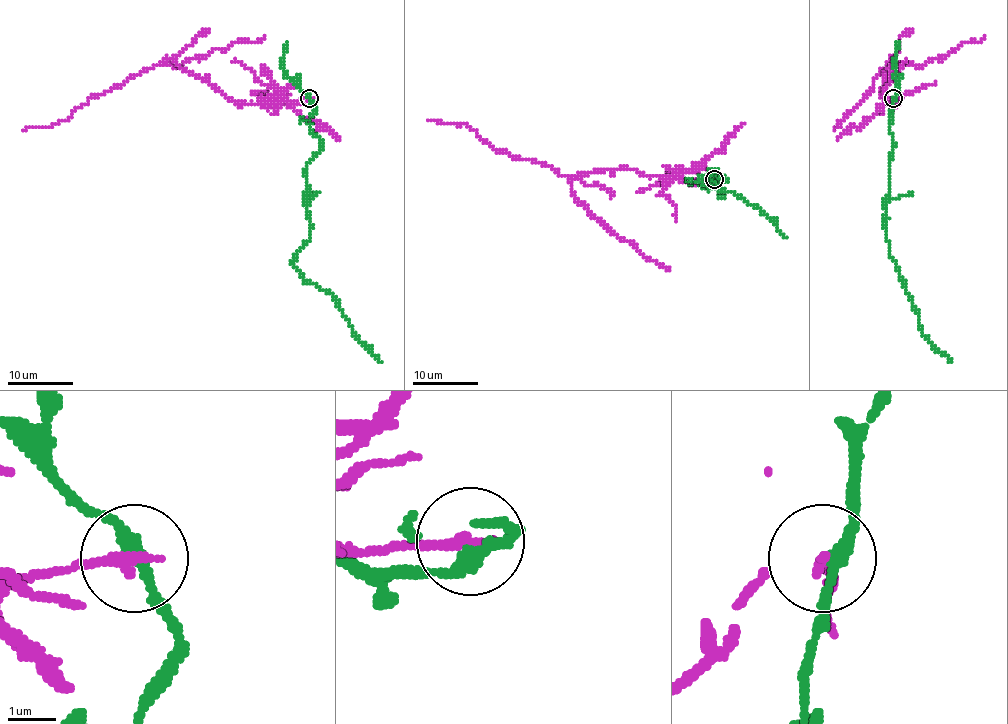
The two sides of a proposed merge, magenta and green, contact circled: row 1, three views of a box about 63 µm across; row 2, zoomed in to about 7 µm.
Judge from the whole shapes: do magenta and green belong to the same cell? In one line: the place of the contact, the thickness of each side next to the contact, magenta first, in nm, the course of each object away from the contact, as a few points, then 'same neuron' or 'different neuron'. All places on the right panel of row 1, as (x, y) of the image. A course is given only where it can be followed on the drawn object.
(893, 98) | 280/240 nm | magenta via (893, 98), (895, 103), (884, 98), (882, 83), (890, 59), (877, 74), (872, 88), (833, 129) | green via (893, 98), (888, 131), (895, 147), (885, 204), (888, 252), (918, 314), (921, 333), (951, 361) | different neuron

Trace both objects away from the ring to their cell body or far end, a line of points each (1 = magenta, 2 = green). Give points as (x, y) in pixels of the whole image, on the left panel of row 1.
1: (309, 98), (275, 103), (234, 101), (170, 59), (164, 59), (100, 95), (92, 95), (67, 119), (23, 129)
2: (309, 98), (322, 147), (306, 167), (309, 240), (293, 263), (332, 296), (381, 361)

